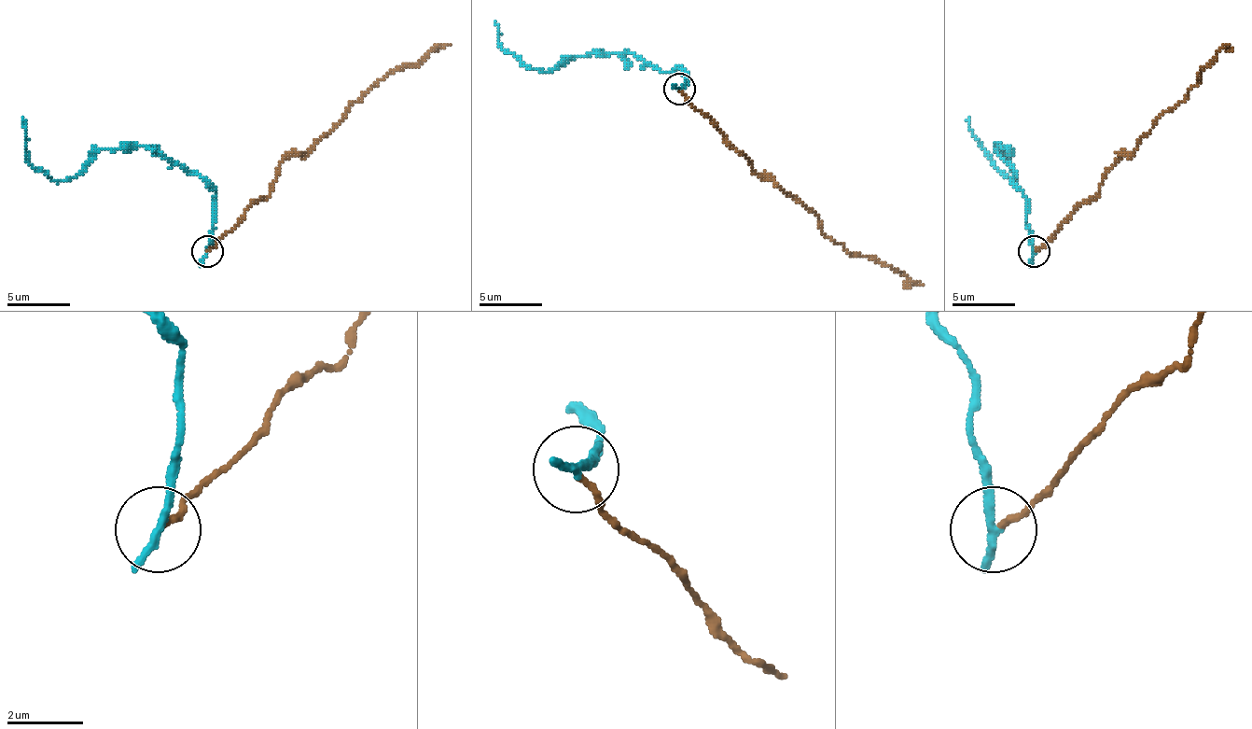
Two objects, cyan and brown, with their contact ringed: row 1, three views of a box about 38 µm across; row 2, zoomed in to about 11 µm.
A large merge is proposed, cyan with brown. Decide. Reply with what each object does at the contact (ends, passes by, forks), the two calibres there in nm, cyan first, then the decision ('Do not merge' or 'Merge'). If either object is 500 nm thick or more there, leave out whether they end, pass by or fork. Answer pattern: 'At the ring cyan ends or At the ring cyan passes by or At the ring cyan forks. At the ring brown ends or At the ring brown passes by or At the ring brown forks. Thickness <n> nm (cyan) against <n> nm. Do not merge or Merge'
At the ring cyan ends. At the ring brown ends. Thickness 280 nm (cyan) against 140 nm. Do not merge

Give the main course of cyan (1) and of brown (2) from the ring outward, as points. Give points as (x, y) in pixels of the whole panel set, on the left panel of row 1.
1: (206, 250), (215, 193), (197, 175), (159, 152), (120, 146), (54, 181), (29, 161), (22, 118)
2: (206, 250), (270, 193), (276, 168), (317, 143), (355, 102), (390, 73), (412, 66), (440, 45), (450, 45)

